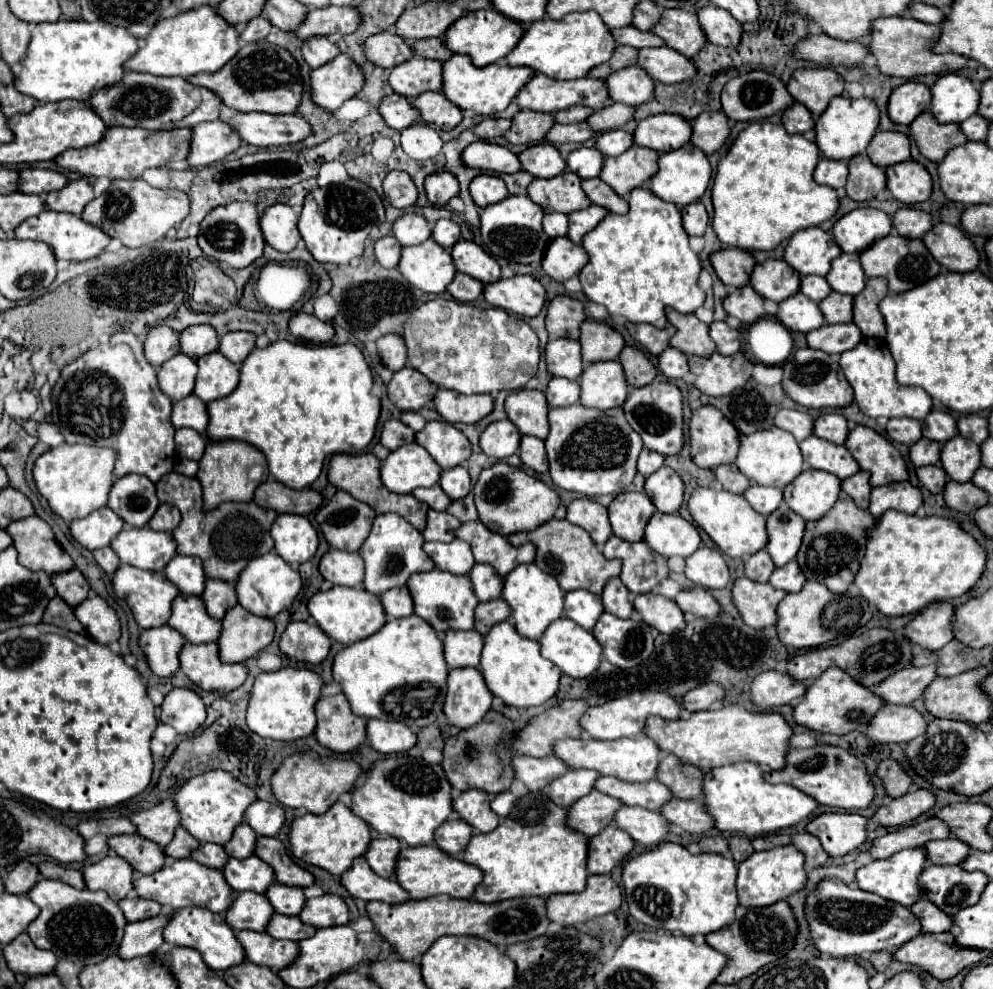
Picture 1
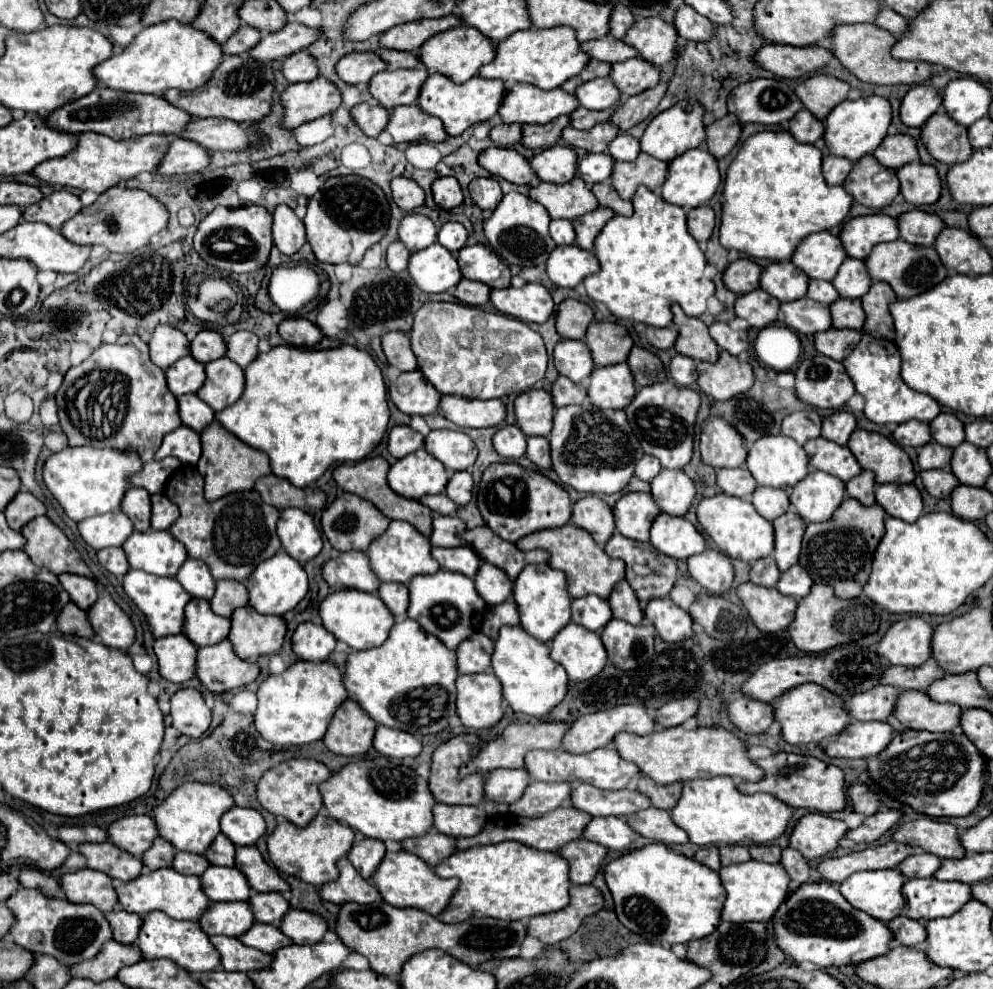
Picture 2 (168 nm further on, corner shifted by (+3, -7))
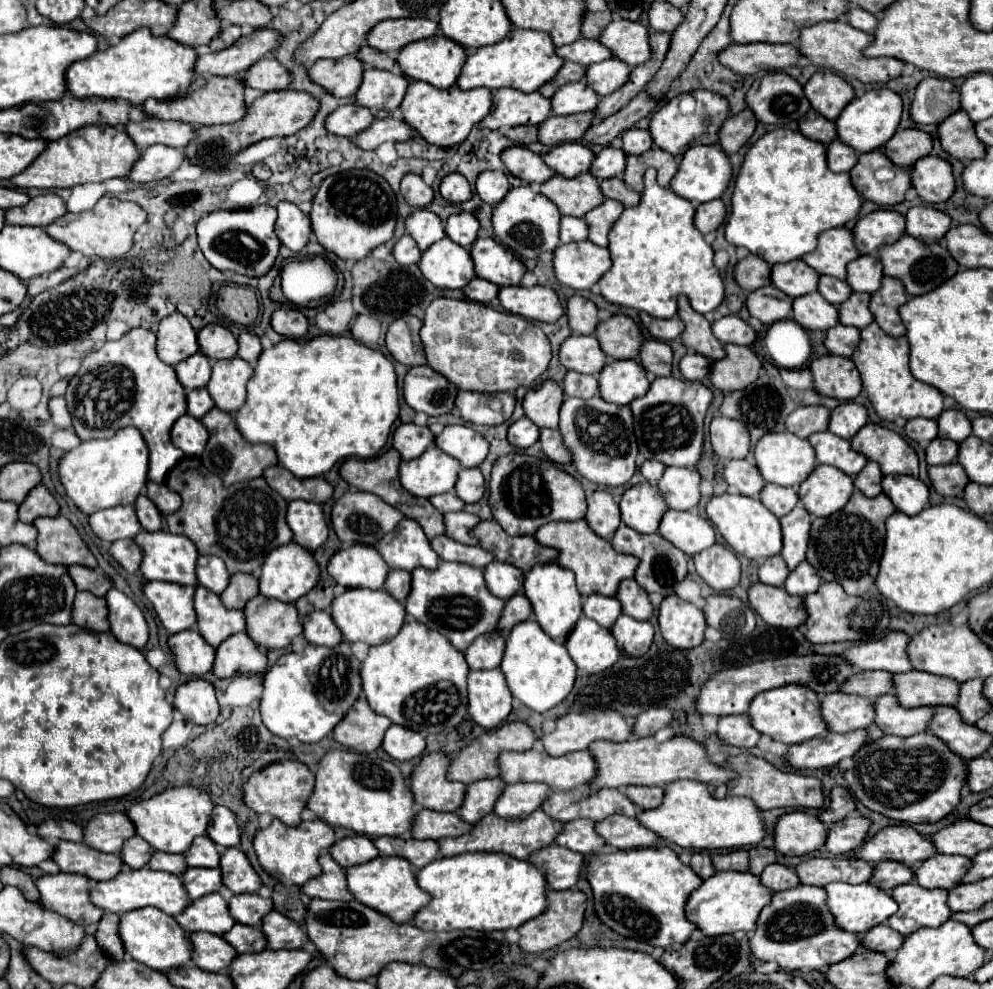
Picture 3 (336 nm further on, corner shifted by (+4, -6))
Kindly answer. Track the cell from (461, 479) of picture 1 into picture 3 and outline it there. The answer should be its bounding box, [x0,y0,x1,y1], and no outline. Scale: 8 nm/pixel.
[456,468,484,504]

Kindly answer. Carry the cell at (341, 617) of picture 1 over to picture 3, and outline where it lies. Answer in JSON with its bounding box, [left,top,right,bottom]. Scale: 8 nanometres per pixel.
[332,588,406,646]

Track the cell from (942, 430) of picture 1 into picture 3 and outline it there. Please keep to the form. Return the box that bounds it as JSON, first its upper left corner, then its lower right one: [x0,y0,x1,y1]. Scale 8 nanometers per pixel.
[938,408,972,442]

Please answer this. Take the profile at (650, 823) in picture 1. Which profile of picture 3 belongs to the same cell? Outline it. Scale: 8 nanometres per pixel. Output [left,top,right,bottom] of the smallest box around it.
[556,820,604,854]

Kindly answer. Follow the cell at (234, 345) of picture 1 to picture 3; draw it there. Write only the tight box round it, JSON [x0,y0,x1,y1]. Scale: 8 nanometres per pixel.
[238,332,262,364]

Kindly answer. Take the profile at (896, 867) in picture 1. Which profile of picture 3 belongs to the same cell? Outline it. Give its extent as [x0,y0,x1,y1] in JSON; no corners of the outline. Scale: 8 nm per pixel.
[824,882,896,934]

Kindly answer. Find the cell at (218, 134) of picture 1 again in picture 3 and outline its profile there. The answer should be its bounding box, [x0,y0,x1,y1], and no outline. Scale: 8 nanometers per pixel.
[128,146,184,184]

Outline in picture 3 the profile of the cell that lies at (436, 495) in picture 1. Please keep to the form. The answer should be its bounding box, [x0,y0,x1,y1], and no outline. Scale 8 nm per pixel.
[430,492,464,514]

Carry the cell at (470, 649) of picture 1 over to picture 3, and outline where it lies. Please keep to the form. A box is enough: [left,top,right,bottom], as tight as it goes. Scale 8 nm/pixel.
[464,632,506,670]

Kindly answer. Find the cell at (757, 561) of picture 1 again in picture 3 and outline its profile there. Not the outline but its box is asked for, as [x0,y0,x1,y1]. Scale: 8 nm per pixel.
[758,556,790,586]

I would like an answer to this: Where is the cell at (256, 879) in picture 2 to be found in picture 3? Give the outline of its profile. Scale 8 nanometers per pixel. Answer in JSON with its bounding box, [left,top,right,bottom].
[220,848,262,894]

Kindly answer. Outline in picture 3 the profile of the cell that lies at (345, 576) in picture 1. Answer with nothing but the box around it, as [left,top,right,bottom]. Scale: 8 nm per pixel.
[328,544,388,588]

